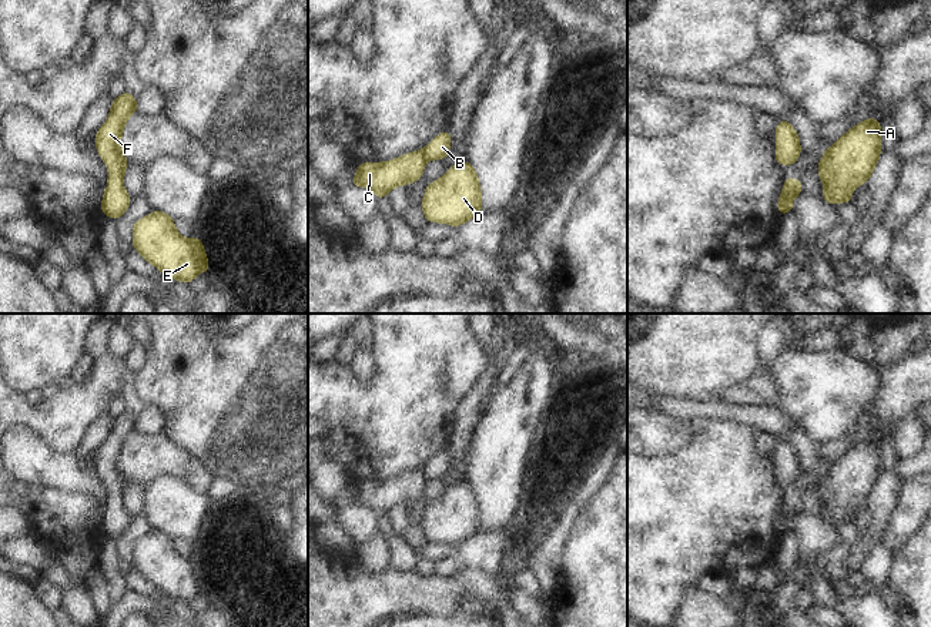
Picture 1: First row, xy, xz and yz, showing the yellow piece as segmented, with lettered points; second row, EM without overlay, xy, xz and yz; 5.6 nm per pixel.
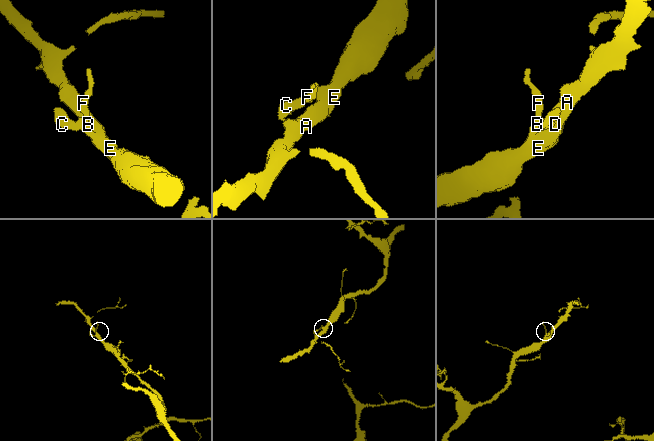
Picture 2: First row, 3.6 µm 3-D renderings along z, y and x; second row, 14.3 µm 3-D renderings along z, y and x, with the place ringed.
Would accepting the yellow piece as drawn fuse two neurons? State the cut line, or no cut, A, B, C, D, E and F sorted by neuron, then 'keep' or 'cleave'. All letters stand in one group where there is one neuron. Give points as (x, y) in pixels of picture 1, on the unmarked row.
cut in yz along (783, 508), (783, 513), (791, 520); A B D E F / C; cleave

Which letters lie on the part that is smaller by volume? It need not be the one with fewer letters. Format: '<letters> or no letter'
C

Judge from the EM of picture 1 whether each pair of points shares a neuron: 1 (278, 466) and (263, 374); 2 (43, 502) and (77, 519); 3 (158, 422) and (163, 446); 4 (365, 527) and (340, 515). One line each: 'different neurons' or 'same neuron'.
1: same neuron
2: same neuron
3: different neurons
4: same neuron

